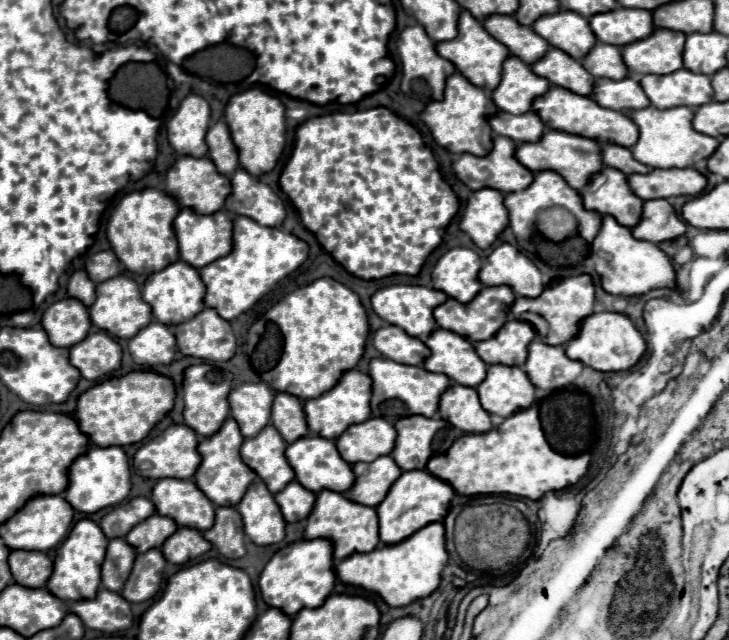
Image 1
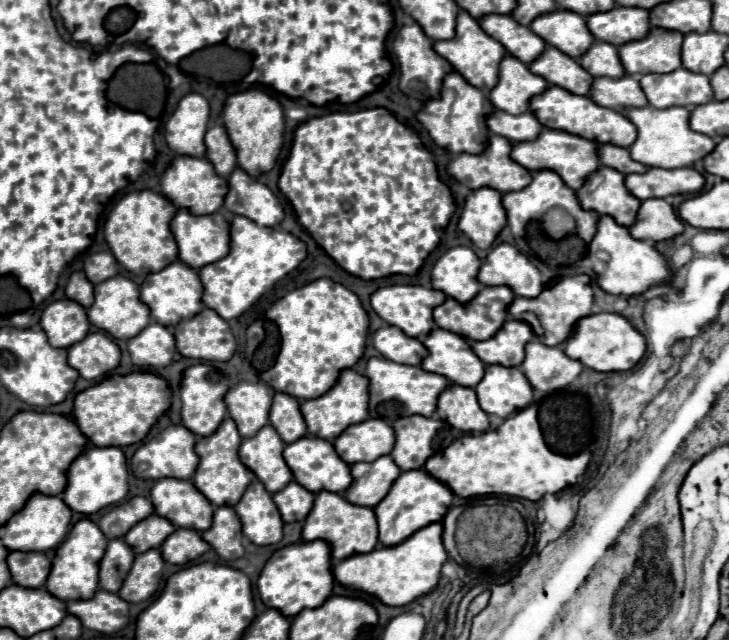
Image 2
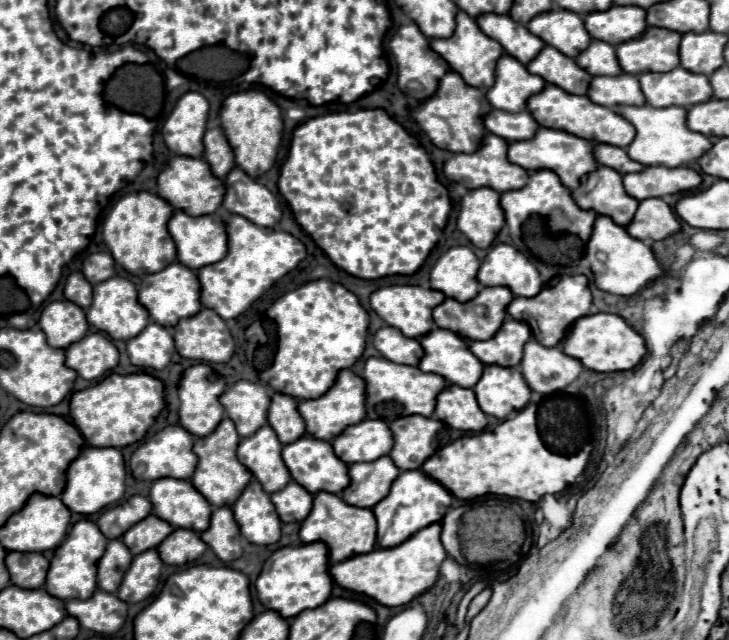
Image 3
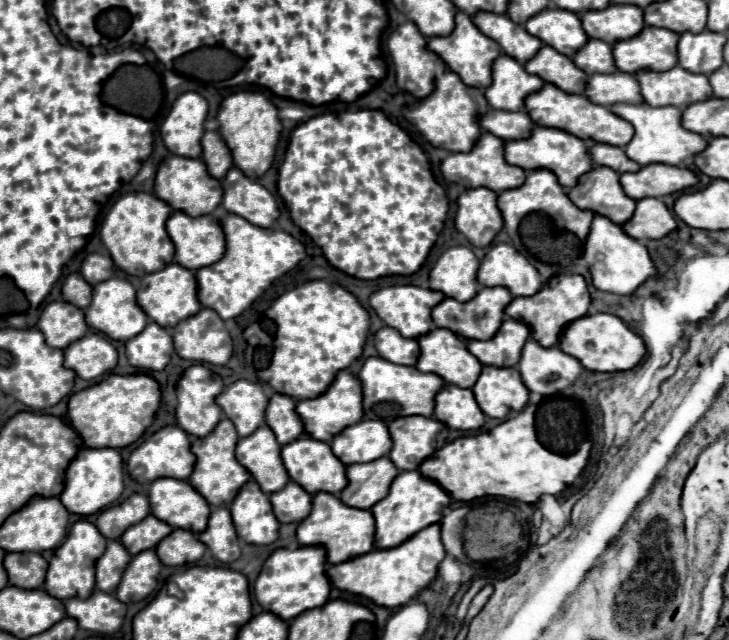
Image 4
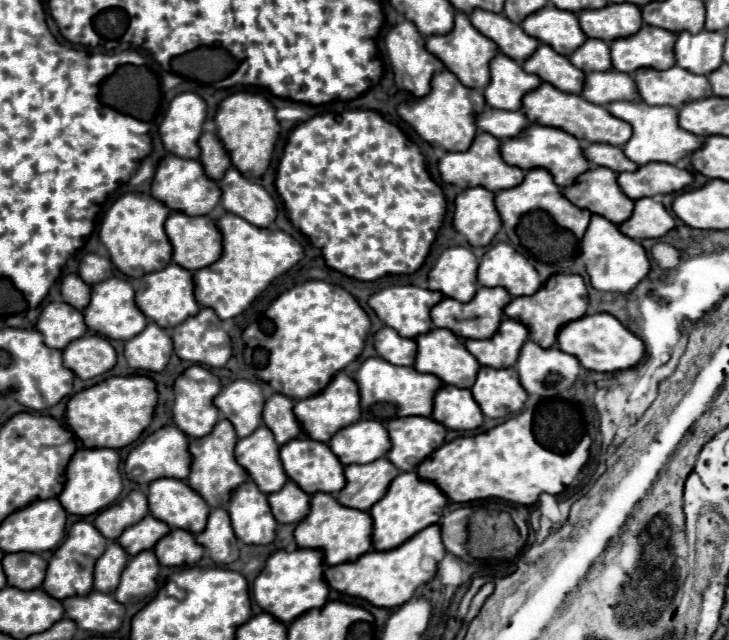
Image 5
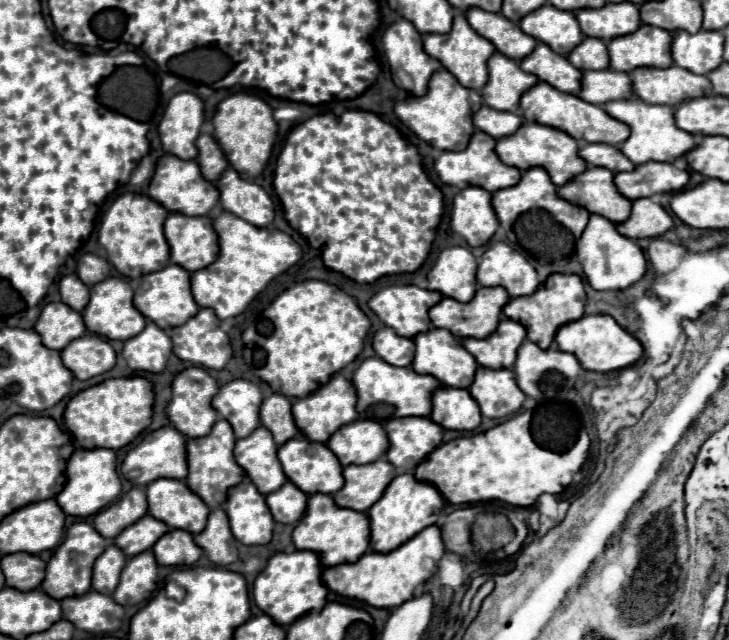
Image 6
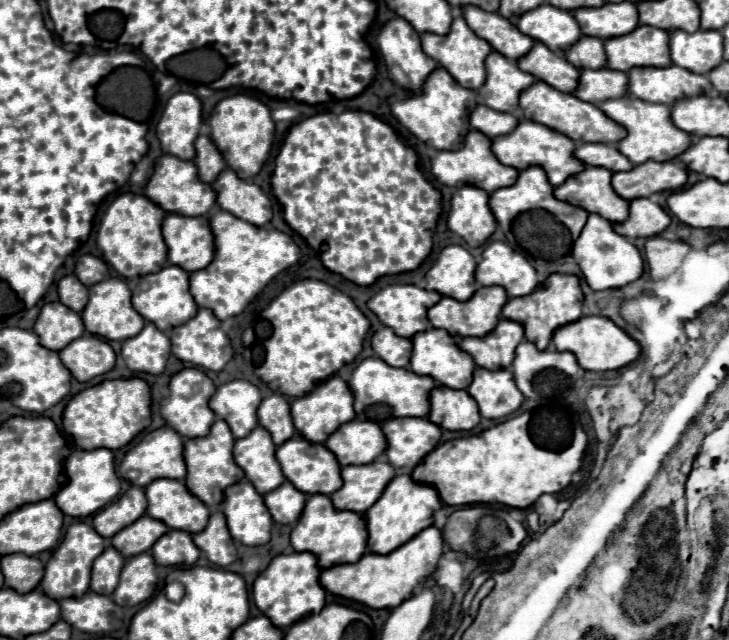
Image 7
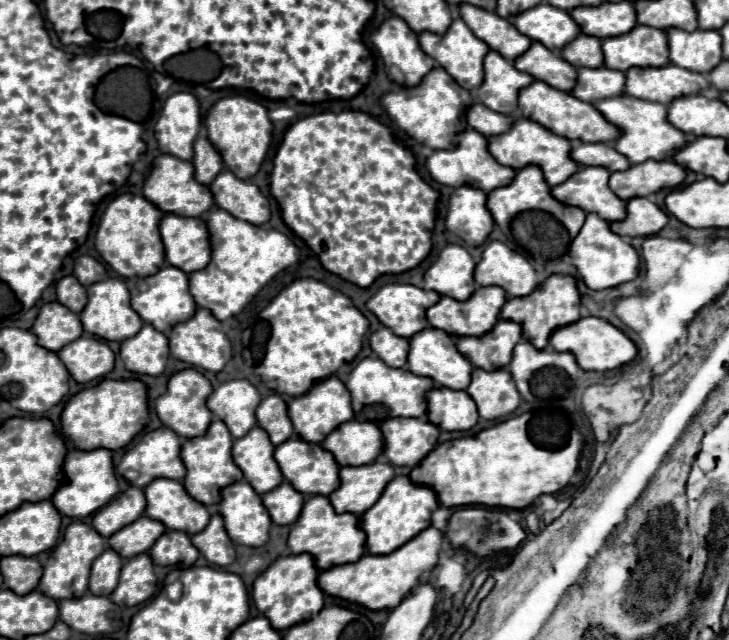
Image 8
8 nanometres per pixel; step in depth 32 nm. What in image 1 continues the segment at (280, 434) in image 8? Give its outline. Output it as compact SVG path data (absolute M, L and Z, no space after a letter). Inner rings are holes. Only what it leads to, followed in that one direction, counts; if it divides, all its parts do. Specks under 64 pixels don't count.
M276 394L272 406L272 424L282 438L292 444L302 436L308 436L308 422L302 408L302 400L292 394Z

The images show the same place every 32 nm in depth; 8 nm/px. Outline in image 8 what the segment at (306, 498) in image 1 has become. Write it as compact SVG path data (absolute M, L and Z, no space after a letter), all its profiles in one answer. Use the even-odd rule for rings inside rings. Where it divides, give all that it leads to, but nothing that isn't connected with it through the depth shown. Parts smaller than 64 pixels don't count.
M284 480L278 488L266 492L262 496L262 502L268 508L274 524L292 524L300 516L304 494L296 492L296 488Z

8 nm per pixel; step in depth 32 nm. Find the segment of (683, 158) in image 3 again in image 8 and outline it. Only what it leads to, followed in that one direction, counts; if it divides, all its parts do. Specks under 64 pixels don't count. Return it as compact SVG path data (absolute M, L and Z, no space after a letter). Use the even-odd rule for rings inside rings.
M622 94L616 98L600 100L594 106L606 116L606 120L610 120L612 124L616 124L622 130L622 136L614 142L614 148L620 154L624 154L630 160L630 164L640 164L646 160L670 160L680 148L684 148L688 144L686 134L680 132L678 128L674 128L672 124L668 124L668 118L666 118L668 106L664 106L664 104Z

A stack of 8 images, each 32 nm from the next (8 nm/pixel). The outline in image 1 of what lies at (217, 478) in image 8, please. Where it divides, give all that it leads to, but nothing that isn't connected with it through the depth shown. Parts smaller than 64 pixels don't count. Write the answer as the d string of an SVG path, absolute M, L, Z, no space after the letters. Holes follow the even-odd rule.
M228 418L224 422L224 426L208 438L202 438L198 444L198 452L202 454L202 464L196 470L196 484L198 488L216 504L216 506L236 506L244 492L248 490L248 486L252 484L252 480L256 478L256 472L250 470L242 458L240 458L240 446L244 442L244 436L240 434L240 428L236 424L234 418Z

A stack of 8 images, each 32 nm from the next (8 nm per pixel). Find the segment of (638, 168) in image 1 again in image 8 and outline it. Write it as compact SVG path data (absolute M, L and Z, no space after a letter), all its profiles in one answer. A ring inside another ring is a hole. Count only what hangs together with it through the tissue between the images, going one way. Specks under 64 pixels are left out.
M576 144L572 150L572 158L582 166L602 166L610 172L616 170L628 170L630 162L626 156L622 156L612 144Z

